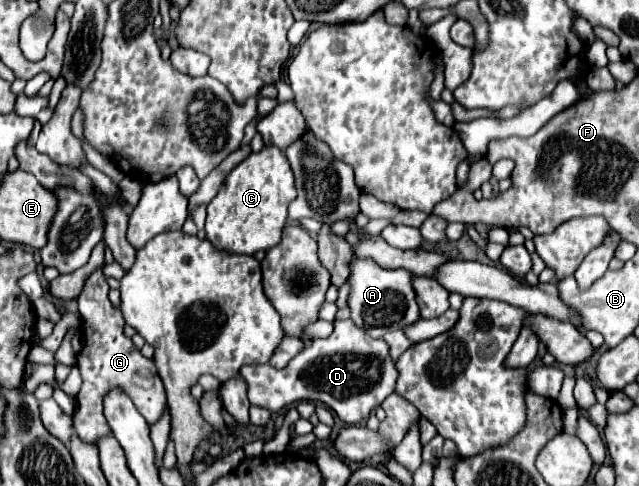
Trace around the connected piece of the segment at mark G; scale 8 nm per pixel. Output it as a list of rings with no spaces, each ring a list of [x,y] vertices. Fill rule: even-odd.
[[[100,267],[88,277],[82,293],[78,295],[78,311],[82,315],[84,347],[76,355],[78,357],[76,365],[82,373],[82,389],[76,395],[74,429],[82,441],[92,443],[92,445],[98,443],[98,437],[110,435],[110,427],[102,411],[102,401],[106,393],[110,393],[112,389],[118,387],[126,391],[132,403],[142,413],[142,417],[148,421],[148,425],[154,425],[162,417],[164,407],[166,407],[166,395],[164,395],[164,387],[158,377],[156,365],[152,359],[146,359],[136,349],[132,339],[124,335],[124,317],[120,309],[112,307],[112,303],[108,301],[108,289],[110,287],[108,287],[106,275],[102,273],[102,267]]]

